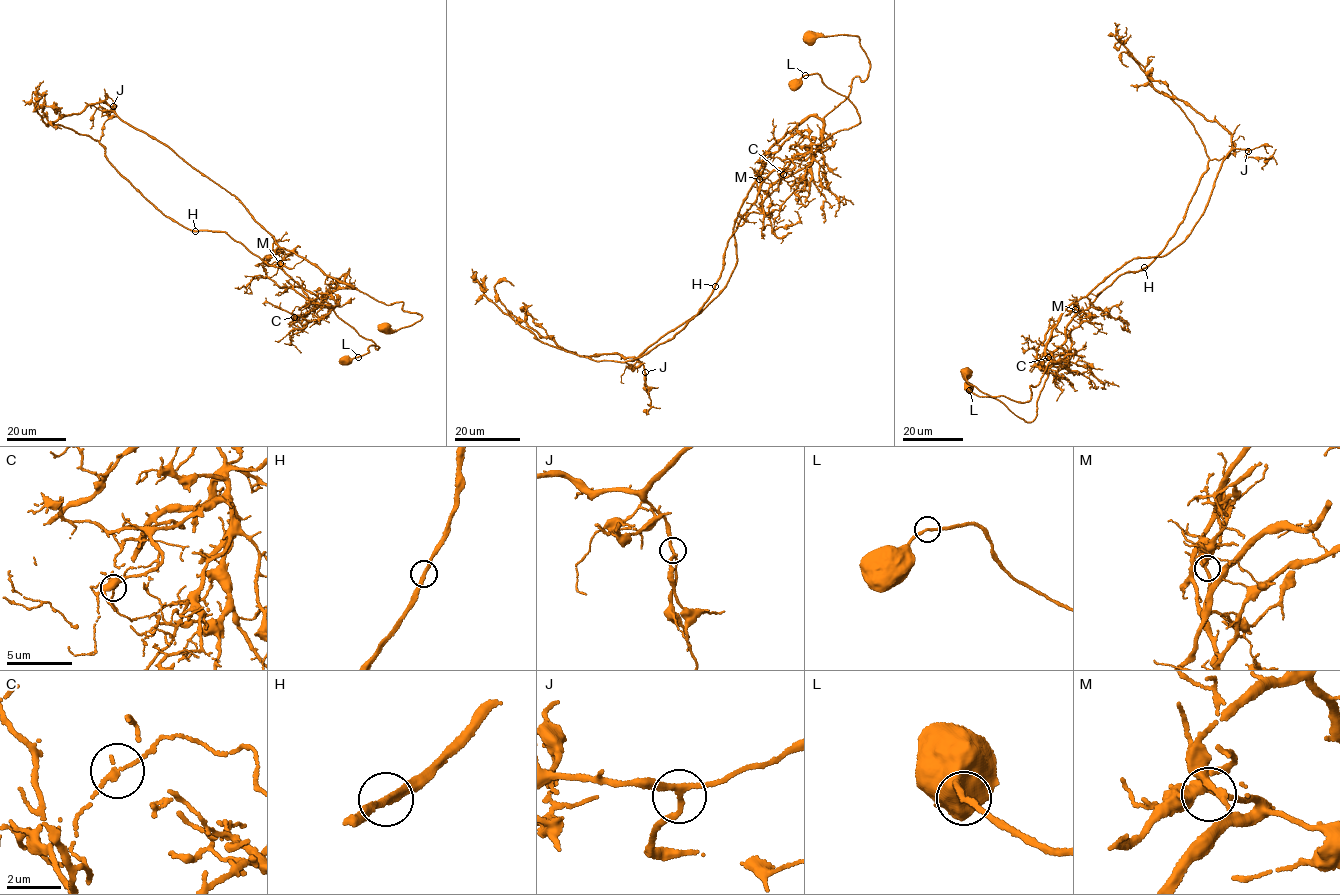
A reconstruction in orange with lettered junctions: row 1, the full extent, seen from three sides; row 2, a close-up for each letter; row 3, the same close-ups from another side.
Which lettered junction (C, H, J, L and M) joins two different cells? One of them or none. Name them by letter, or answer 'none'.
C

